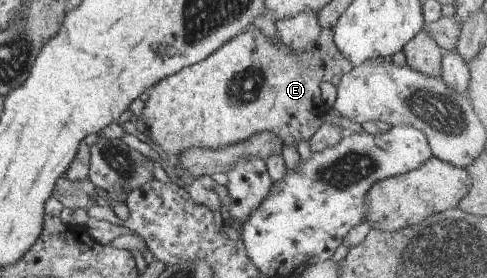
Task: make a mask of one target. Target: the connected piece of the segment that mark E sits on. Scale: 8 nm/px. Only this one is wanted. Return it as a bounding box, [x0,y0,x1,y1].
[140,27,352,156]

